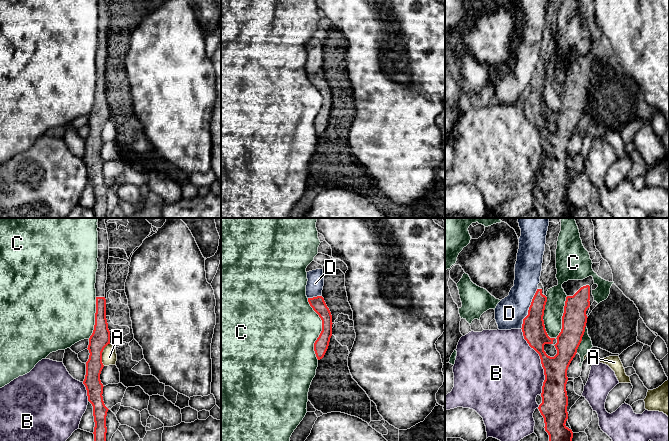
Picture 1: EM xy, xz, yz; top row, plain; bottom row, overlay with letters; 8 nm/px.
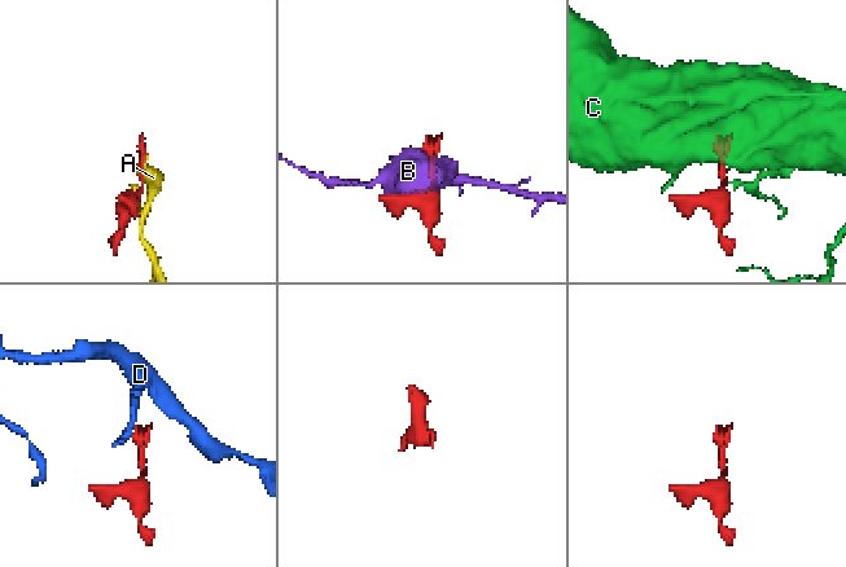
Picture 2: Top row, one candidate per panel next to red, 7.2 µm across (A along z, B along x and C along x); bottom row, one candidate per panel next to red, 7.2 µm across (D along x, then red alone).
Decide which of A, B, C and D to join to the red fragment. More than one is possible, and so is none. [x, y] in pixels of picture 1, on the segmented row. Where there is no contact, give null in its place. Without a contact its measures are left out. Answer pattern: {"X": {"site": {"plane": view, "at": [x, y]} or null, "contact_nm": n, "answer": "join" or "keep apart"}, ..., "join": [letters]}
{"A": {"site": {"plane": "xy", "at": [101, 354]}, "contact_nm": 190, "answer": "keep apart"}, "B": {"site": {"plane": "yz", "at": [541, 362]}, "contact_nm": 550, "answer": "keep apart"}, "C": {"site": {"plane": "xz", "at": [322, 329]}, "contact_nm": 500, "answer": "keep apart"}, "D": {"site": {"plane": "yz", "at": [529, 308]}, "contact_nm": 360, "answer": "keep apart"}, "join": []}

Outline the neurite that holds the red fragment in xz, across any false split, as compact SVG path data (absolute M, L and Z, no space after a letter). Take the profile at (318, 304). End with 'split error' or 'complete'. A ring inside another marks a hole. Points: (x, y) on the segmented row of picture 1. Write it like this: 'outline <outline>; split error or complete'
outline M322 296L308 298L308 302L322 320L322 331L314 343L316 357L320 360L324 357L332 336L332 315Z; complete

